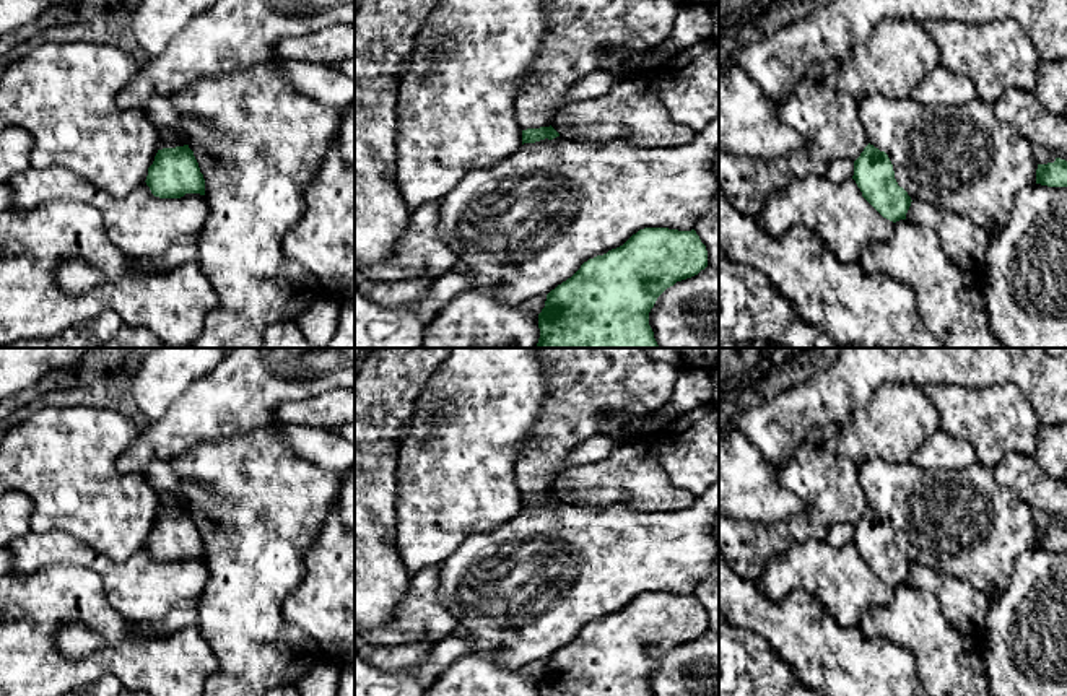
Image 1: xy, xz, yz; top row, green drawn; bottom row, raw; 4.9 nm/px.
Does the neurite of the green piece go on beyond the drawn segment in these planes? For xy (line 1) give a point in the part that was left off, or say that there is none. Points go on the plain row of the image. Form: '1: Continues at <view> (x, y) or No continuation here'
1: No continuation here

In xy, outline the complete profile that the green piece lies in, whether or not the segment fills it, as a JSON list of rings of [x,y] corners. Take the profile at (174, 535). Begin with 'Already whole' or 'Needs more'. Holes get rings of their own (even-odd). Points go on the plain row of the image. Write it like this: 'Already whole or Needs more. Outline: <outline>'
Already whole. Outline: [[[189,509],[158,514],[145,546],[159,563],[205,559],[205,543]]]

